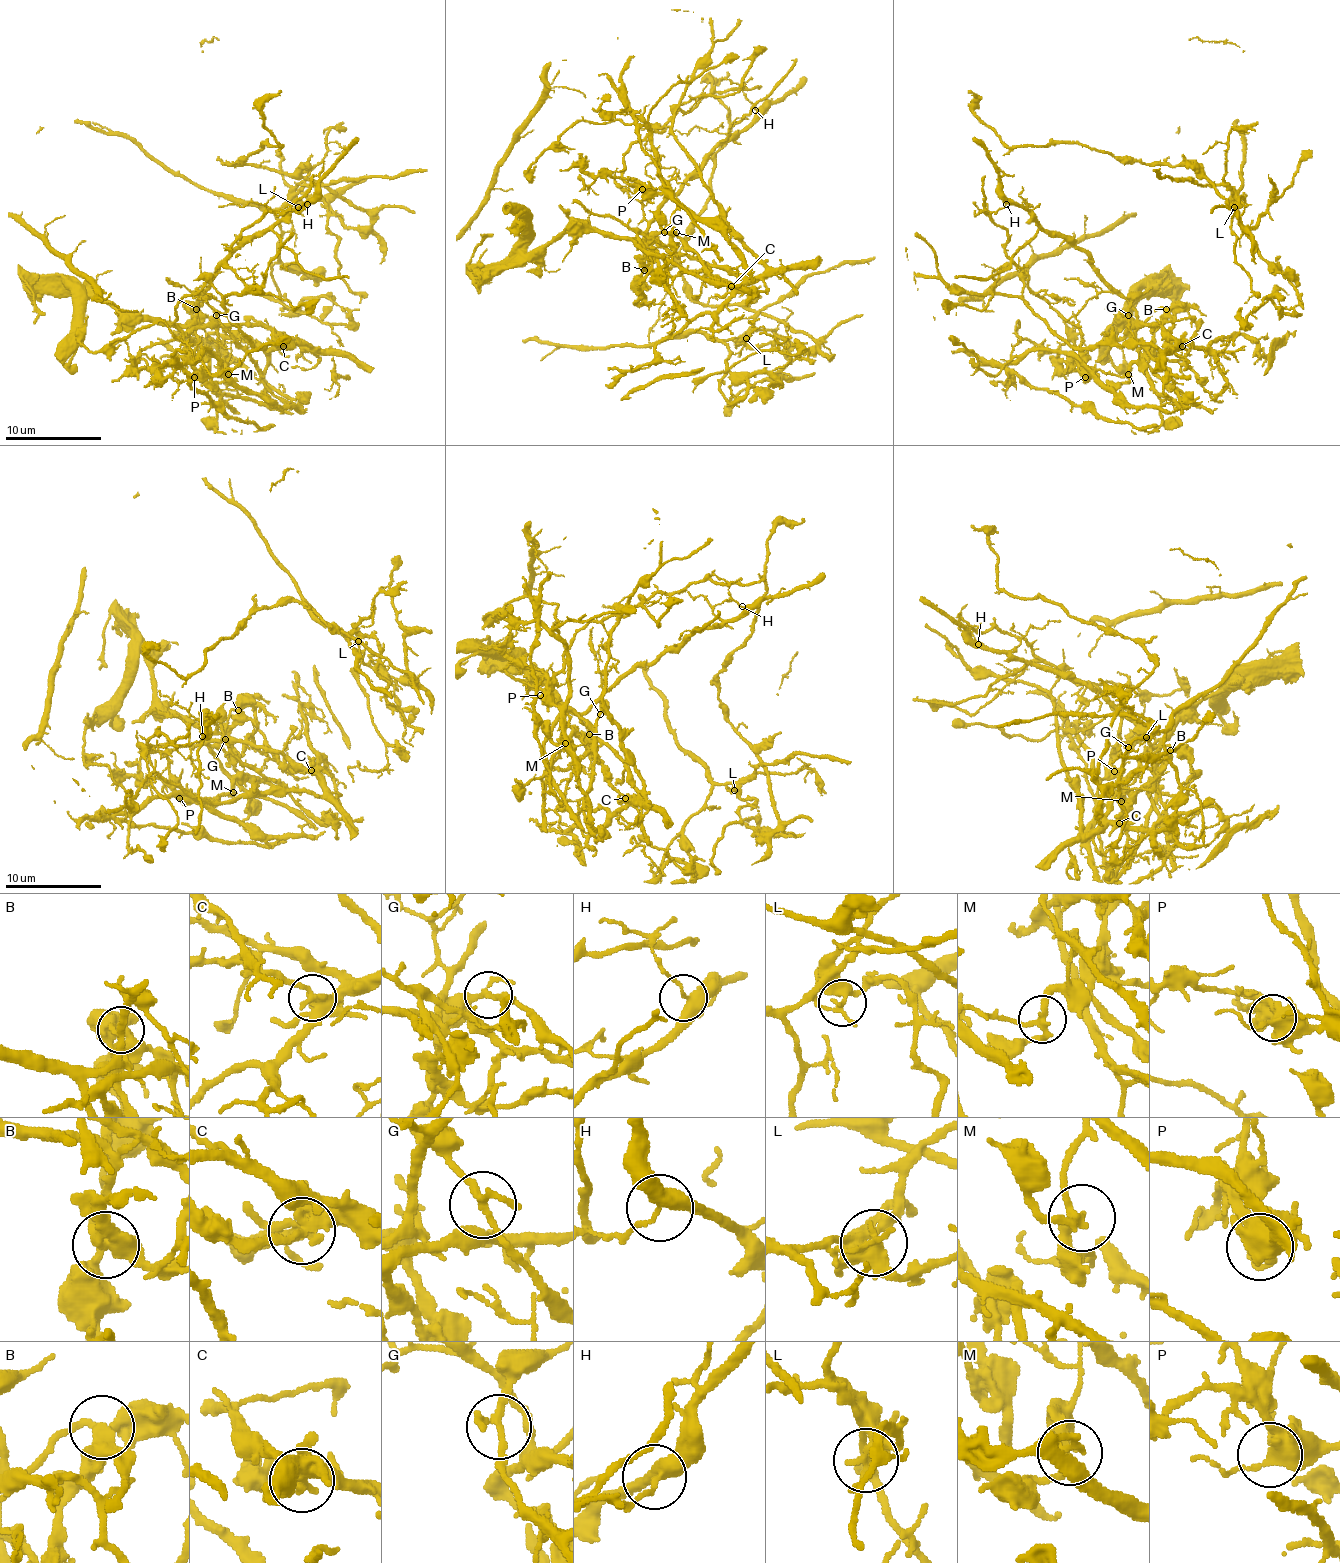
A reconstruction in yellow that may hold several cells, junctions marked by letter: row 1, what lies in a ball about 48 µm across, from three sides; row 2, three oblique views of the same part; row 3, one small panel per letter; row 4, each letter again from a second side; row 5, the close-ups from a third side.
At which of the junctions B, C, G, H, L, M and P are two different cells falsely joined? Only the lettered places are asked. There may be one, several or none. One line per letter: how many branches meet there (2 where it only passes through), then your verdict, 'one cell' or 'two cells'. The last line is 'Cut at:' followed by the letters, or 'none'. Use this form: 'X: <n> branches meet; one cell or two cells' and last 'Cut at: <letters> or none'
B: 3 branches meet; two cells
C: 4 branches meet; two cells
G: 3 branches meet; two cells
H: 3 branches meet; one cell
L: 3 branches meet; two cells
M: 3 branches meet; one cell
P: 3 branches meet; one cell
Cut at: B, C, G, L

